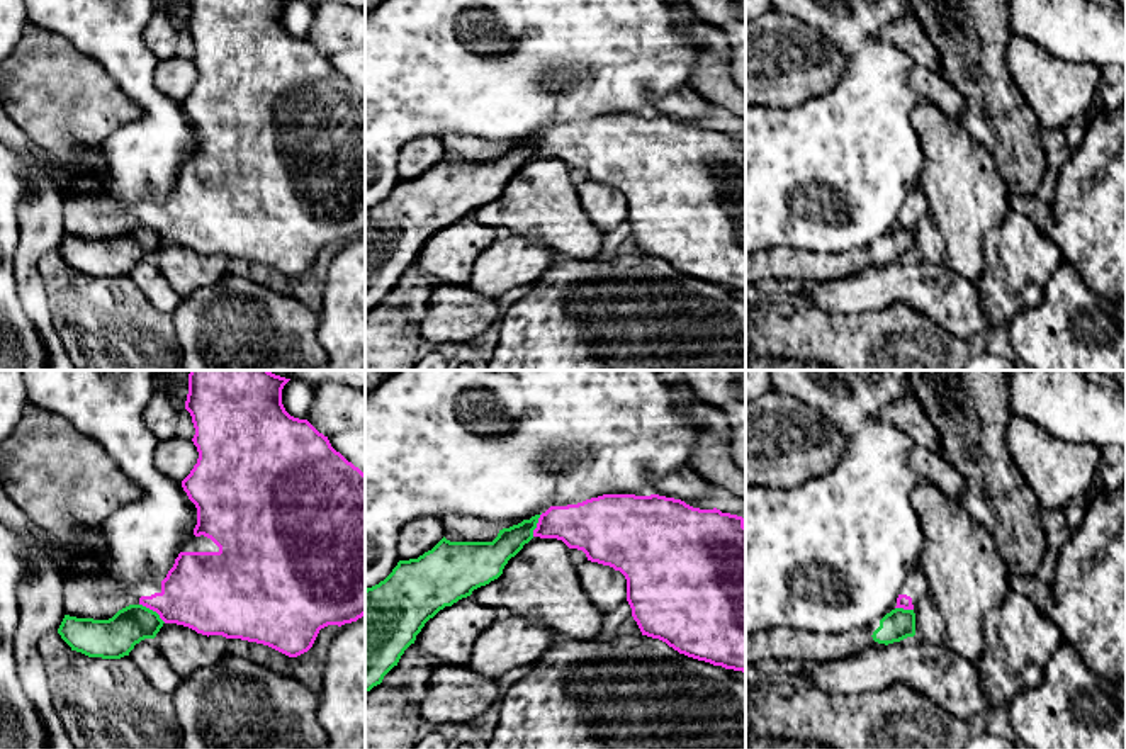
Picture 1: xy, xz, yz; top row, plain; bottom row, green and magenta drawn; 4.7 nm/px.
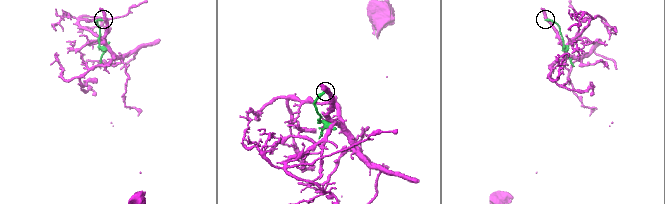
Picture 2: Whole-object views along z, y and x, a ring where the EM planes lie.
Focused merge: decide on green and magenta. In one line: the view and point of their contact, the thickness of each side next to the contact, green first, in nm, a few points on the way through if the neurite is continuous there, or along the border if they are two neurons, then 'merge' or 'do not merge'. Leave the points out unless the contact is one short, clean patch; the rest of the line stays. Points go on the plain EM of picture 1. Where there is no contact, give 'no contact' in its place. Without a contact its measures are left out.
xy (152, 230) | 190/360 nm | along xy (140, 223), (152, 228), (165, 242) | do not merge

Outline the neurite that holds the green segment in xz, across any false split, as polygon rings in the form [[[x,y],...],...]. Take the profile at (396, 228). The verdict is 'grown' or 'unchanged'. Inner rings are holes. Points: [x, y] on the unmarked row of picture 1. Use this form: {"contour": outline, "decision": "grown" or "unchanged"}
{"contour": [[[538,138],[499,149],[493,161],[450,161],[443,156],[431,170],[399,180],[384,200],[367,207],[365,311],[397,285],[430,238],[498,199],[508,180],[533,158]]], "decision": "unchanged"}

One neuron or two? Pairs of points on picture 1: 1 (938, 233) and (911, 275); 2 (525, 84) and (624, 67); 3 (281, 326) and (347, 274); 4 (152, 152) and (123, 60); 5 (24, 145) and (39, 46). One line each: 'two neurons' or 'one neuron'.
1: two neurons
2: one neuron
3: two neurons
4: one neuron
5: two neurons

